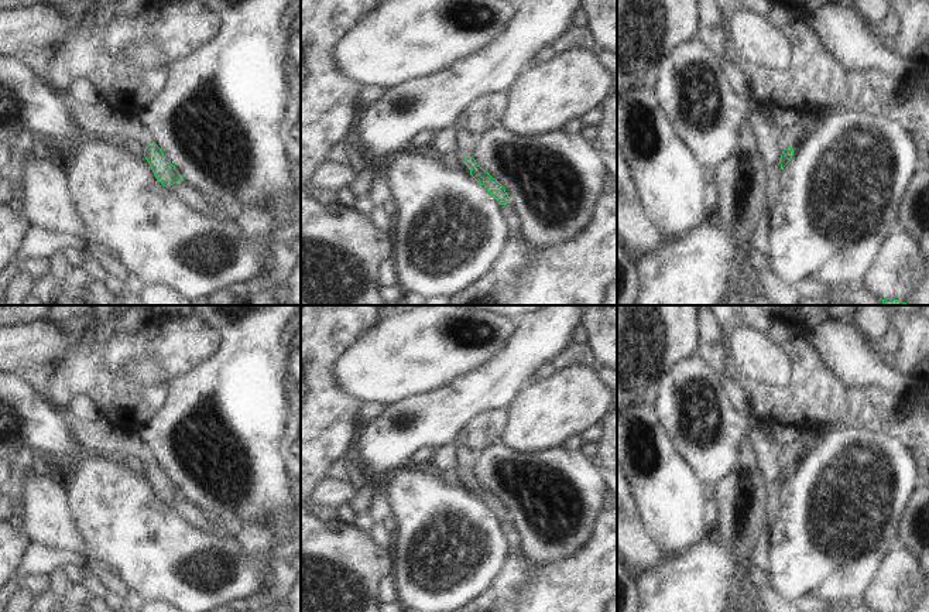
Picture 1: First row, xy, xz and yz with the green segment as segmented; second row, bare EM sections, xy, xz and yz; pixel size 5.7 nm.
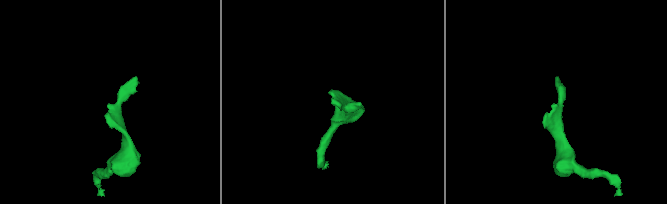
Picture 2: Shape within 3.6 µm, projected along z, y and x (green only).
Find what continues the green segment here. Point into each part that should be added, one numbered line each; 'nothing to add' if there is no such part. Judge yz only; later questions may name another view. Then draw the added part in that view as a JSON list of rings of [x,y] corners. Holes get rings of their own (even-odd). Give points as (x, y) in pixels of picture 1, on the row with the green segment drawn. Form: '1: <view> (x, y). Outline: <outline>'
1: yz (792, 133). Outline: [[[799,124],[789,129],[784,139],[785,146],[791,147],[802,131],[803,131],[803,129]]]

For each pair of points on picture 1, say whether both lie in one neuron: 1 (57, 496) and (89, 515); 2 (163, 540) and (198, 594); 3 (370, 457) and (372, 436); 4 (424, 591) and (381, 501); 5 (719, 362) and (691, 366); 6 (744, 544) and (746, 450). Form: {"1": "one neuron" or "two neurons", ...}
{"1": "two neurons", "2": "one neuron", "3": "one neuron", "4": "two neurons", "5": "two neurons", "6": "one neuron"}

